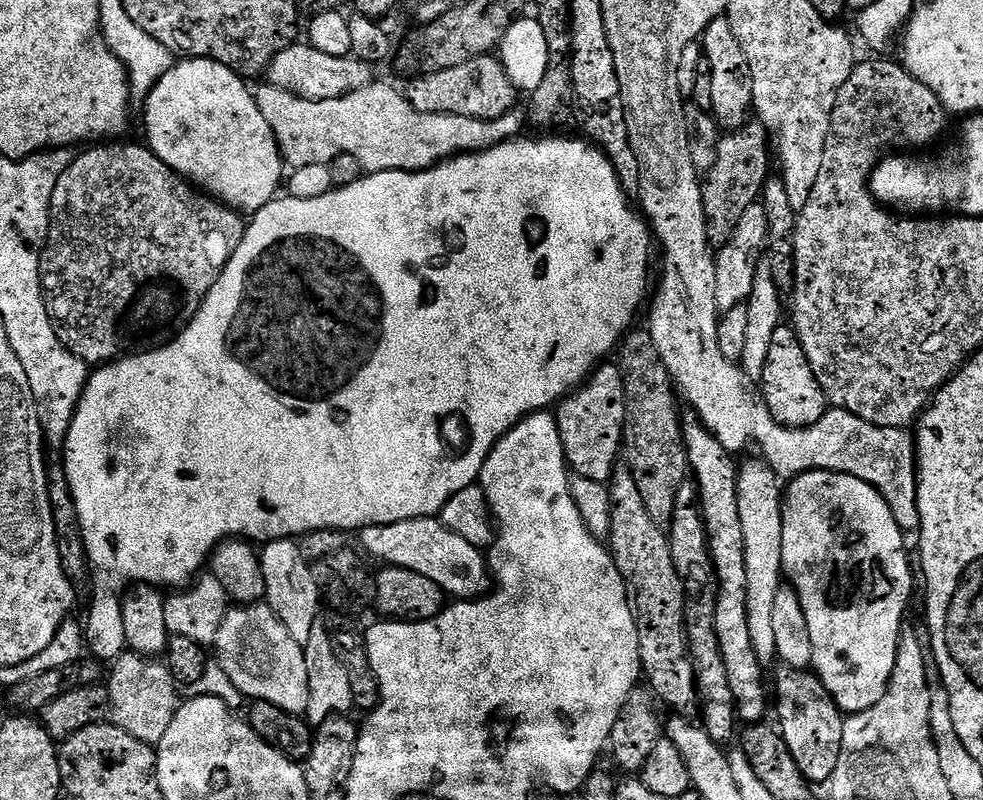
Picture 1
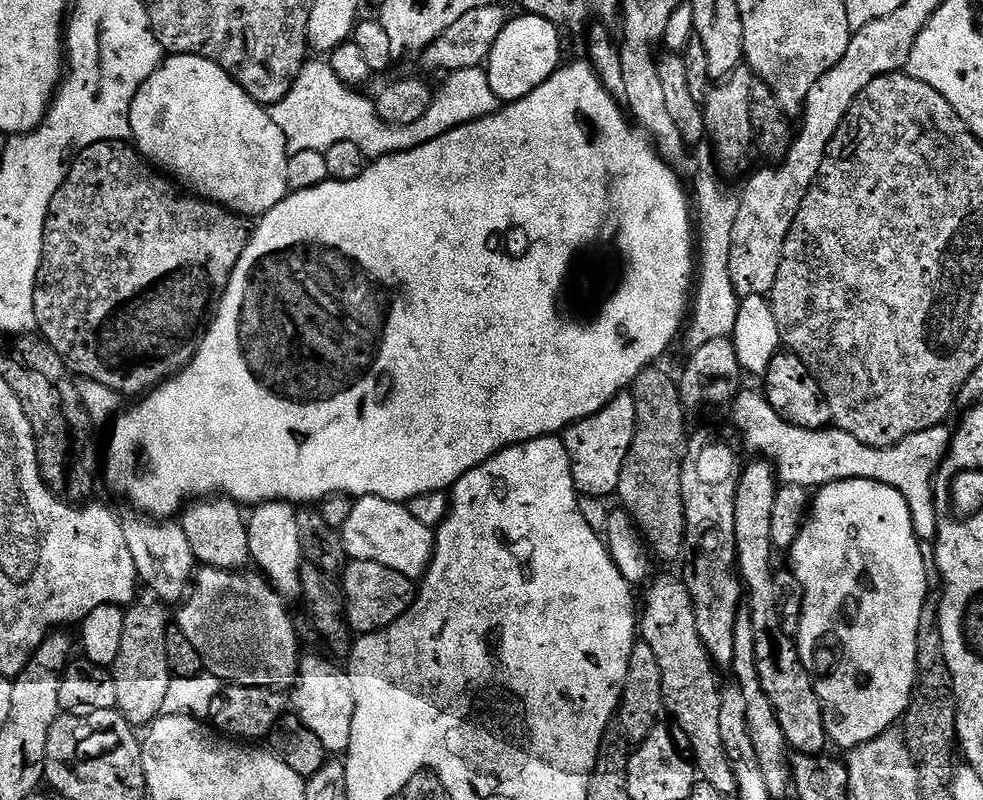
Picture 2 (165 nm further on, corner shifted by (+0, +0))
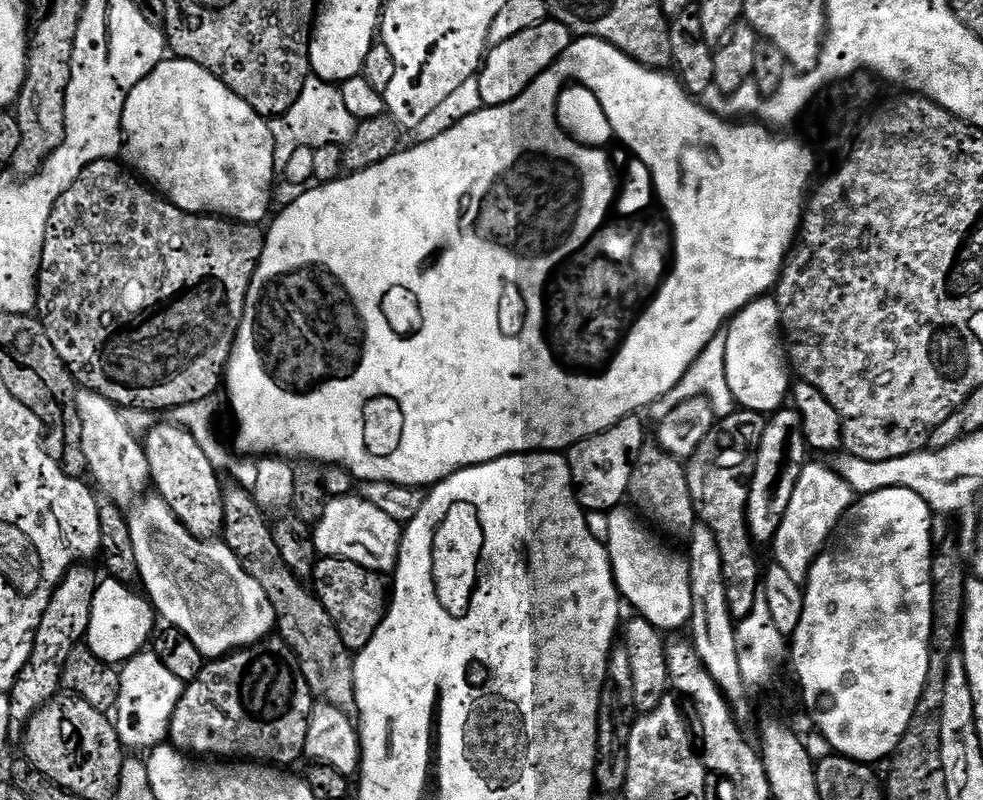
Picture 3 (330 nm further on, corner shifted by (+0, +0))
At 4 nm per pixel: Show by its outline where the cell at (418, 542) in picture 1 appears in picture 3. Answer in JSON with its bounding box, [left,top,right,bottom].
[312,494,401,574]

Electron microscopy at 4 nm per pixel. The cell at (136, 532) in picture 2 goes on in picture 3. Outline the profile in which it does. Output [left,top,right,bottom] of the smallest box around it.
[77,390,150,506]

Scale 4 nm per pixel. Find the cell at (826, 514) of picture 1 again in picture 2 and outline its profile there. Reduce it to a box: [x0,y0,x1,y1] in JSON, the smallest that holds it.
[790,480,928,750]

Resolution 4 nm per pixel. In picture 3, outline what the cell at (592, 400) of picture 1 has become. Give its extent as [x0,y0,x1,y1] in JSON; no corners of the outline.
[567,415,644,513]

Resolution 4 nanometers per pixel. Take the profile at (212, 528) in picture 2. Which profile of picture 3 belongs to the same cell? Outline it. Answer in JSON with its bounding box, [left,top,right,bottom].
[142,422,224,540]

